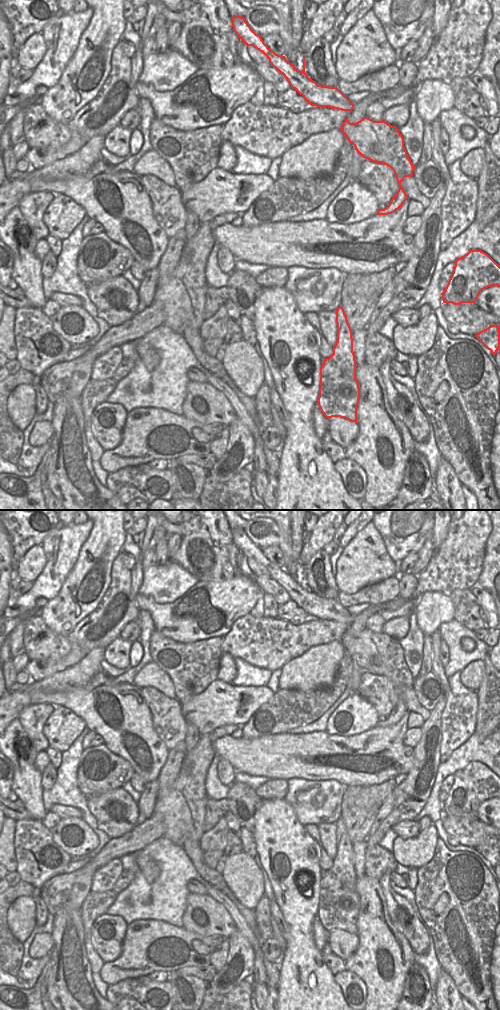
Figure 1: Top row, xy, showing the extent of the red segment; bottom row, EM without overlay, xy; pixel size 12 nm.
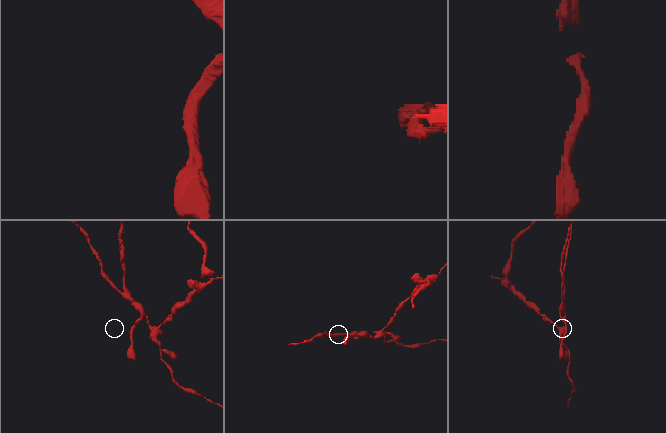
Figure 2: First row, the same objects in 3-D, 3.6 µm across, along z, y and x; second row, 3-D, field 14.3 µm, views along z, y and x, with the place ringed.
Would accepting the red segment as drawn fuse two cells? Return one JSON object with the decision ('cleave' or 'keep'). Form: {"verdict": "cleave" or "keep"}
{"verdict": "cleave"}

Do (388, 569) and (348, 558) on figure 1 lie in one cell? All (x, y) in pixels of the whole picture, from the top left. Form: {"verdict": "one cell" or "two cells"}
{"verdict": "one cell"}

